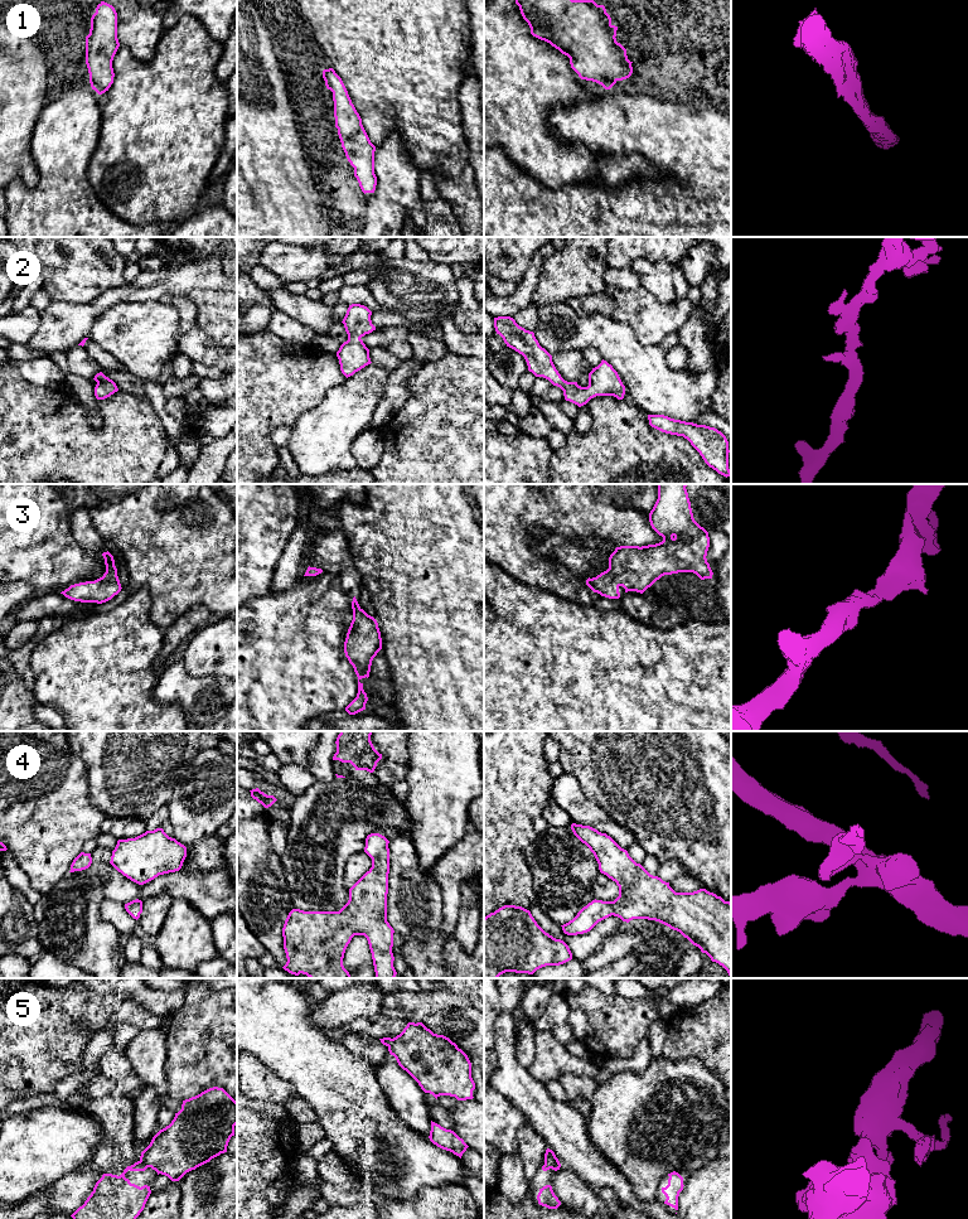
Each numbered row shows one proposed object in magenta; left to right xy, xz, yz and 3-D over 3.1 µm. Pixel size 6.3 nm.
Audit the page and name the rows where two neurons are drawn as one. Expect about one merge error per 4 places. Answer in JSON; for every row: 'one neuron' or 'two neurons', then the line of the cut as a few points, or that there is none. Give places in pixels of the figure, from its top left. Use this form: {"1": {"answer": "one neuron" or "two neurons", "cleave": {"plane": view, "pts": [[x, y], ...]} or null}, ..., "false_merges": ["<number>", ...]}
{"1": {"answer": "one neuron", "cleave": null}, "2": {"answer": "one neuron", "cleave": null}, "3": {"answer": "one neuron", "cleave": null}, "4": {"answer": "one neuron", "cleave": null}, "5": {"answer": "two neurons", "cleave": {"plane": "xy", "pts": [[139, 1161], [148, 1166]]}}, "false_merges": ["5"]}

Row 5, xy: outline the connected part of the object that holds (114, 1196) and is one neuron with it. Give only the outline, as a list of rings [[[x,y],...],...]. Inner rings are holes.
[[[140,1161],[127,1166],[117,1176],[103,1174],[96,1182],[93,1191],[84,1204],[71,1216],[73,1219],[136,1219],[144,1210],[151,1194],[150,1186],[131,1184],[125,1174],[130,1171],[145,1171],[147,1166]]]

